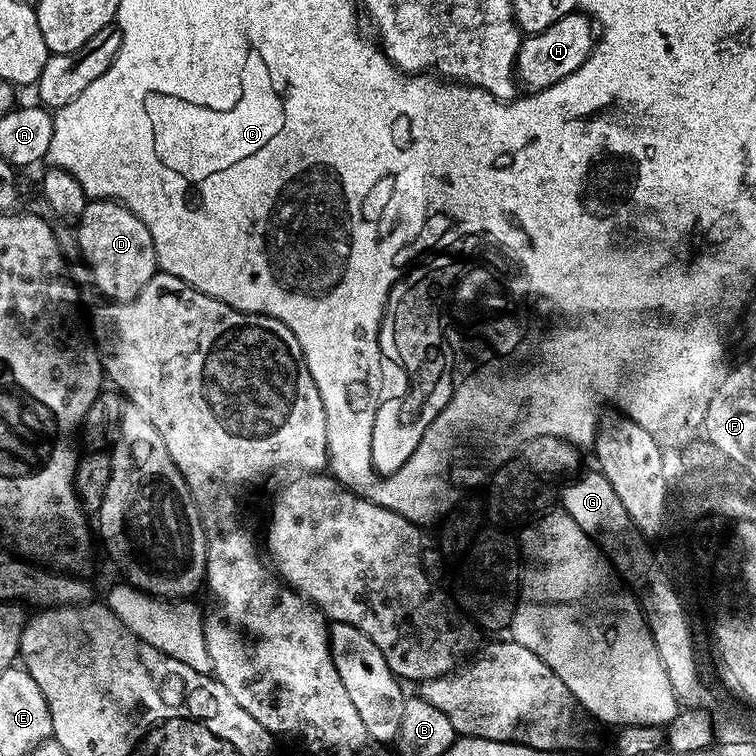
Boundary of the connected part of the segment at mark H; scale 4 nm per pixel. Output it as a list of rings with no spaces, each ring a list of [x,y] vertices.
[[[580,10],[566,14],[566,18],[558,18],[558,22],[546,26],[546,30],[525,35],[516,55],[517,81],[523,87],[525,84],[529,93],[540,92],[554,86],[554,82],[562,82],[566,74],[574,74],[574,70],[582,66],[597,39],[598,32],[593,21]]]

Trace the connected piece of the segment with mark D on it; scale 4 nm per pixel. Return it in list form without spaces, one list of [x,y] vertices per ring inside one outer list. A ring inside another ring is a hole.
[[[93,199],[80,215],[74,231],[78,253],[80,252],[85,266],[88,267],[89,274],[92,275],[93,286],[104,295],[101,297],[112,302],[132,300],[142,290],[142,286],[146,286],[146,282],[150,282],[150,278],[156,275],[158,269],[150,230],[146,230],[144,223],[123,204],[117,204],[115,200]]]

